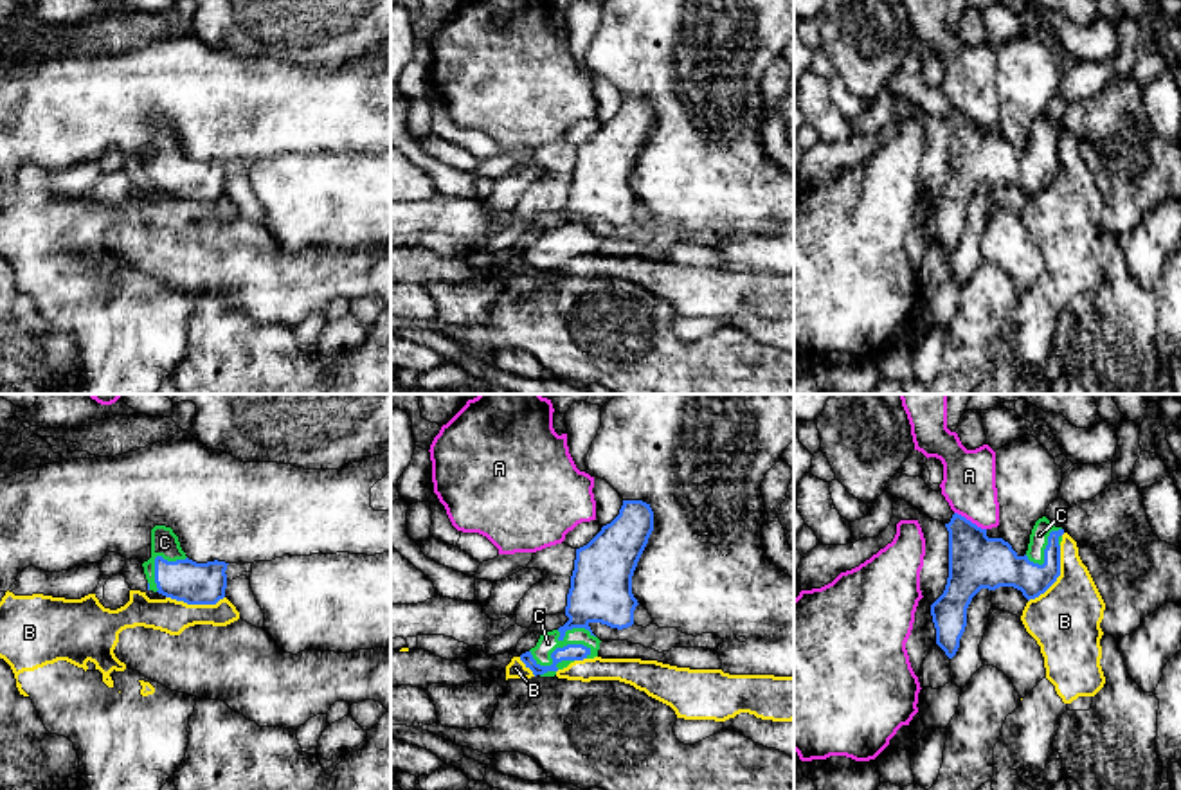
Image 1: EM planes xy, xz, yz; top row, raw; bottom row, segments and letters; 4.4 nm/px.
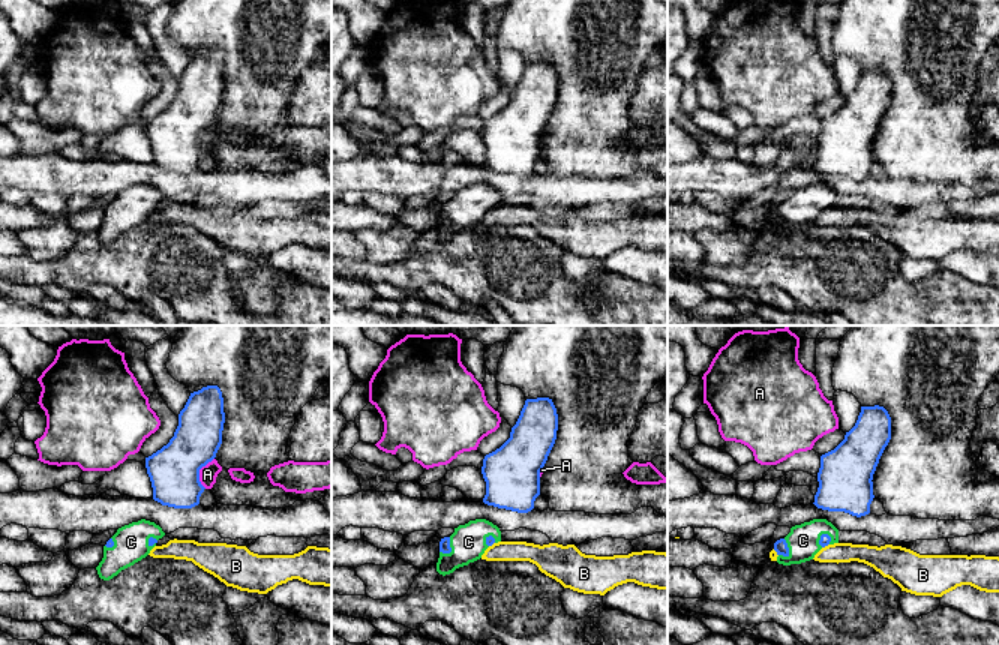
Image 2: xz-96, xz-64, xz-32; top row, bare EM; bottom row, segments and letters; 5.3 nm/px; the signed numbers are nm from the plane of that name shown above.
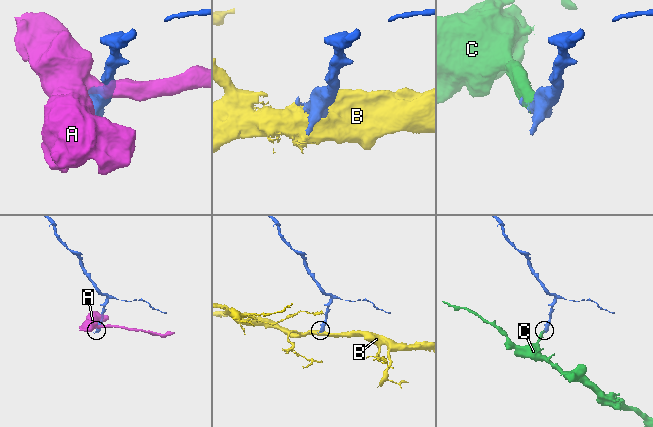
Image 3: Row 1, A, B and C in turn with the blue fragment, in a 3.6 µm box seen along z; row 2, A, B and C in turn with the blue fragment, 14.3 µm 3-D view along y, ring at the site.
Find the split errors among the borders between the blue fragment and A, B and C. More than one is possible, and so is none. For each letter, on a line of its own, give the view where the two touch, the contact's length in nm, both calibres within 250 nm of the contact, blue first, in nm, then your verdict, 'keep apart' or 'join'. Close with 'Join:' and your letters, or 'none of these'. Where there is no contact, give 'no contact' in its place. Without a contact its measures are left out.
A: yz | 170 nm | 240/240 nm | keep apart
B: yz | 300 nm | 160/320 nm | keep apart
C: xz | 280 nm | 80/90 nm | join
Join: C

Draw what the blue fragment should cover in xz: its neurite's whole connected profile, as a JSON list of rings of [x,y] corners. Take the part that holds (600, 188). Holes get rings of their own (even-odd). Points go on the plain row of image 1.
[[[623,97],[619,112],[583,144],[576,146],[571,185],[567,191],[565,212],[569,218],[558,227],[542,230],[536,243],[520,252],[520,257],[540,274],[554,274],[558,266],[574,257],[598,254],[600,236],[592,230],[590,220],[610,225],[634,221],[634,207],[639,202],[632,191],[632,173],[637,158],[654,128],[654,108],[643,97]]]

